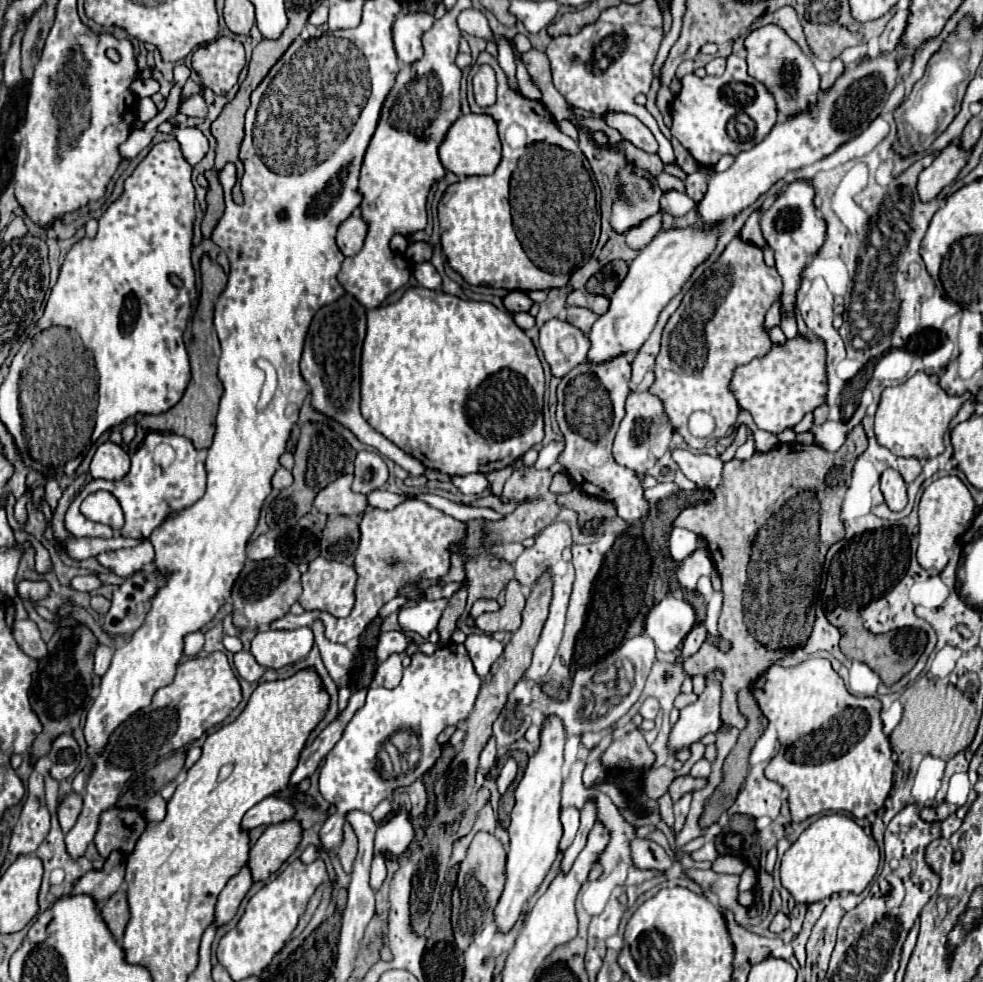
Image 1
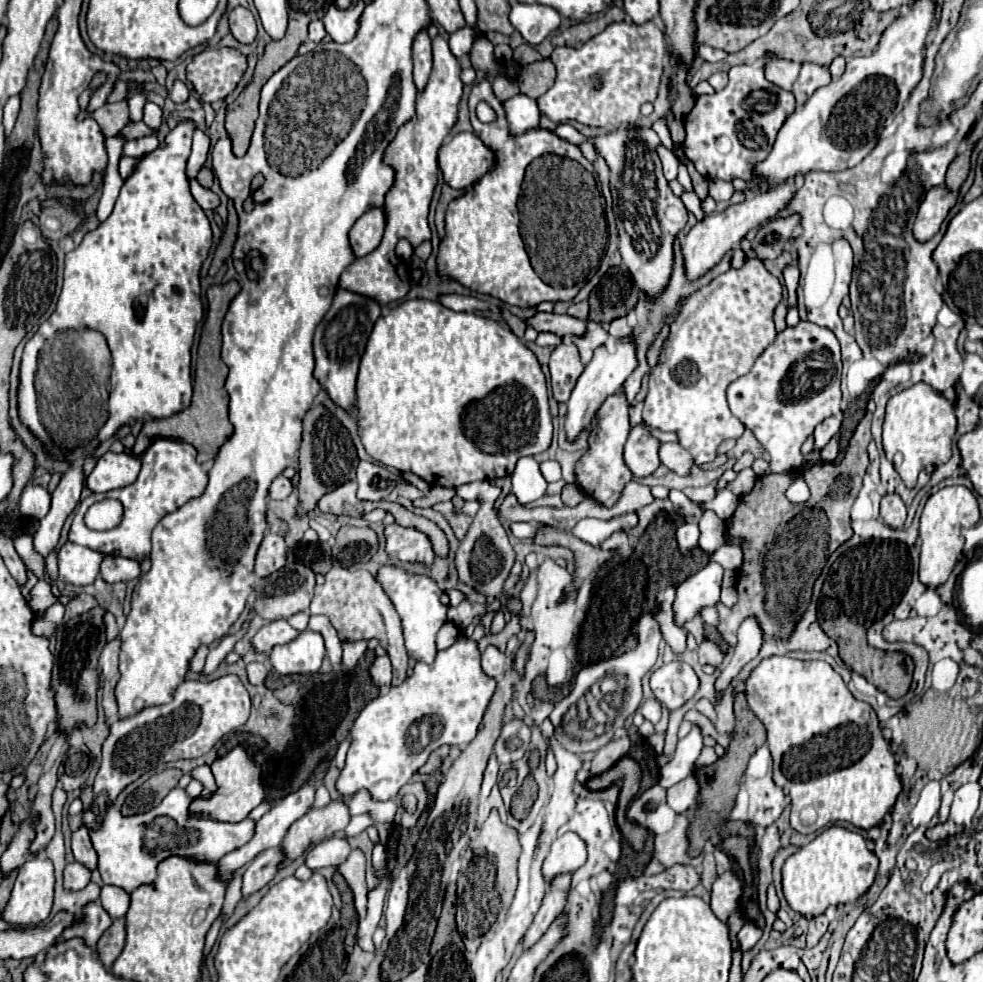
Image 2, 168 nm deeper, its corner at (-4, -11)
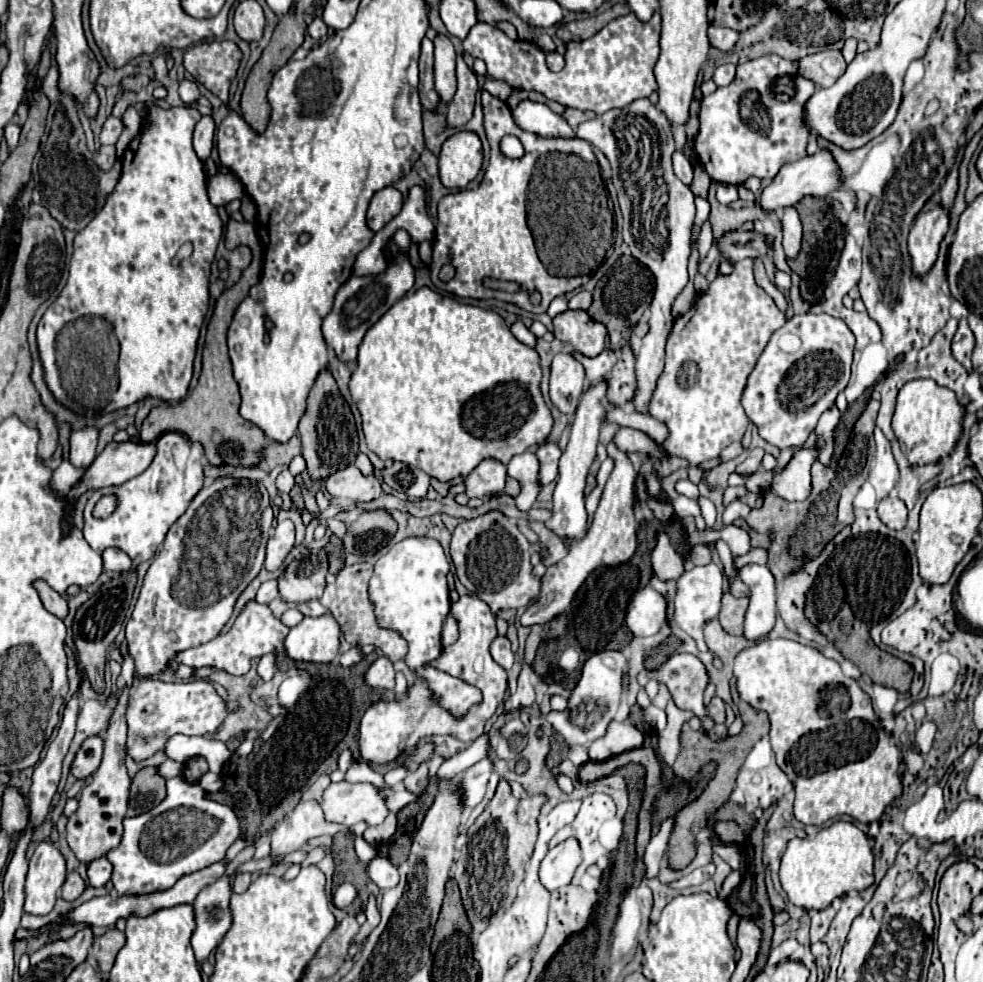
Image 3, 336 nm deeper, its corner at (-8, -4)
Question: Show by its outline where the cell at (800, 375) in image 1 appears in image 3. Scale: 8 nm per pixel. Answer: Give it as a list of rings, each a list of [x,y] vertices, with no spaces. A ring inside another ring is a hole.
[[[825,313],[793,315],[771,335],[741,395],[747,417],[757,425],[765,441],[779,451],[803,447],[819,417],[829,405],[835,405],[835,397],[849,381],[853,345],[851,329],[841,319]]]

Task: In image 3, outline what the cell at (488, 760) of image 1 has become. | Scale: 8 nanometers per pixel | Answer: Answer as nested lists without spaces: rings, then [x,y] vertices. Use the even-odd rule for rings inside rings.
[[[485,757],[483,761],[475,763],[461,775],[459,783],[463,787],[463,801],[467,809],[475,807],[485,797],[485,789],[487,789],[491,773],[493,773],[493,761]]]

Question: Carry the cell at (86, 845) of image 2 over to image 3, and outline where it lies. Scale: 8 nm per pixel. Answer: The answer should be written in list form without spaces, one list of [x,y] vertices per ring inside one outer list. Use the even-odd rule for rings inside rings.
[[[97,857],[97,861],[91,861],[87,865],[87,875],[91,887],[103,887],[111,879],[111,863],[107,857]]]

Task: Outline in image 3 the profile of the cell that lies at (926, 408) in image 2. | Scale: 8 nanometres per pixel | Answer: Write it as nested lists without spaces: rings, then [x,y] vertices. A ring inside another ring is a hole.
[[[917,379],[917,381],[907,381],[901,387],[891,427],[895,431],[897,441],[903,445],[907,461],[913,467],[917,467],[927,463],[937,463],[941,457],[947,457],[953,451],[961,435],[961,421],[963,421],[963,407],[959,405],[951,389],[939,387],[935,381],[929,379]]]

